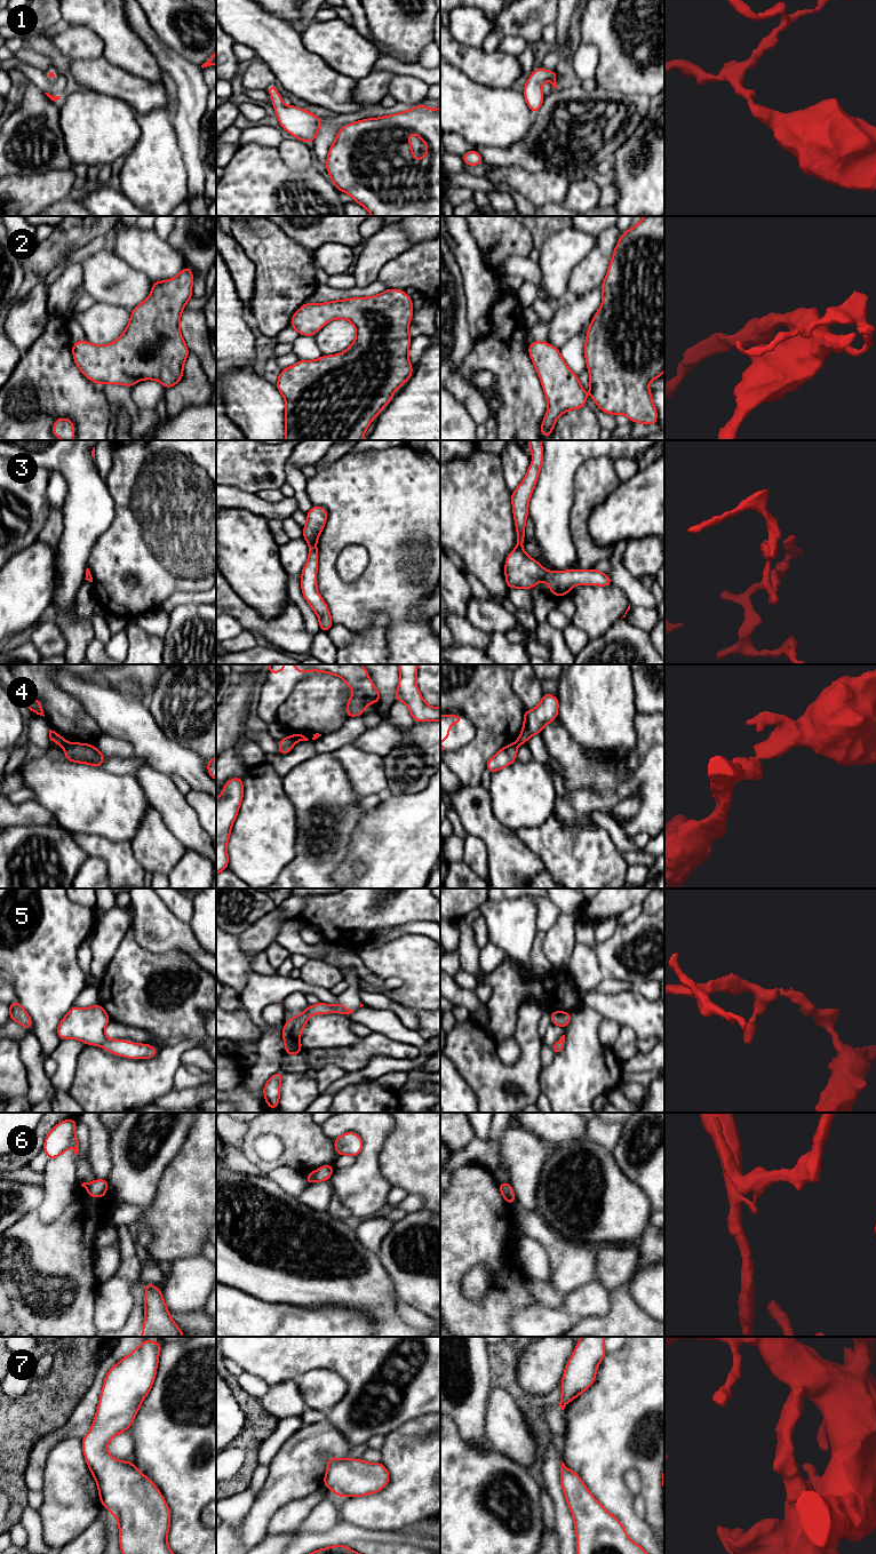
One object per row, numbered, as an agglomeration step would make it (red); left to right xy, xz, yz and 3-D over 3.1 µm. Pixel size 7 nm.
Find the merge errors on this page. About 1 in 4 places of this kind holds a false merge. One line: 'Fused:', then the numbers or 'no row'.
Fused: 3, 4, 6

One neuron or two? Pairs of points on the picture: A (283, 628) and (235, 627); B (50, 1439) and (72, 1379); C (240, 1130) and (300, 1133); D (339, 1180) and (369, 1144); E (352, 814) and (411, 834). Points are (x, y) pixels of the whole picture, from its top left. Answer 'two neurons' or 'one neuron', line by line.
A: two neurons
B: two neurons
C: two neurons
D: one neuron
E: two neurons

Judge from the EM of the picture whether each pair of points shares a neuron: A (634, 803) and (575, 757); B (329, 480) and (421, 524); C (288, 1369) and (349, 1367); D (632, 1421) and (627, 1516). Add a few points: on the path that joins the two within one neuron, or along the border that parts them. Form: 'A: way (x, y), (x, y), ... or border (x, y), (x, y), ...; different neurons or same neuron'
A: border (642, 797), (627, 796), (610, 815); different neurons
B: way (352, 489), (398, 505); same neuron
C: way (303, 1359), (334, 1359); same neuron
D: way (615, 1445), (615, 1492); same neuron

